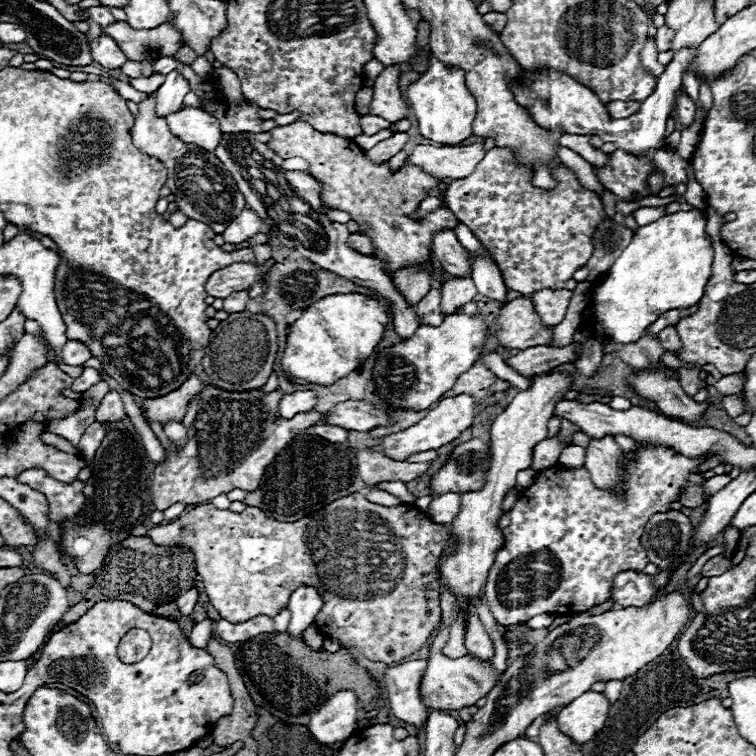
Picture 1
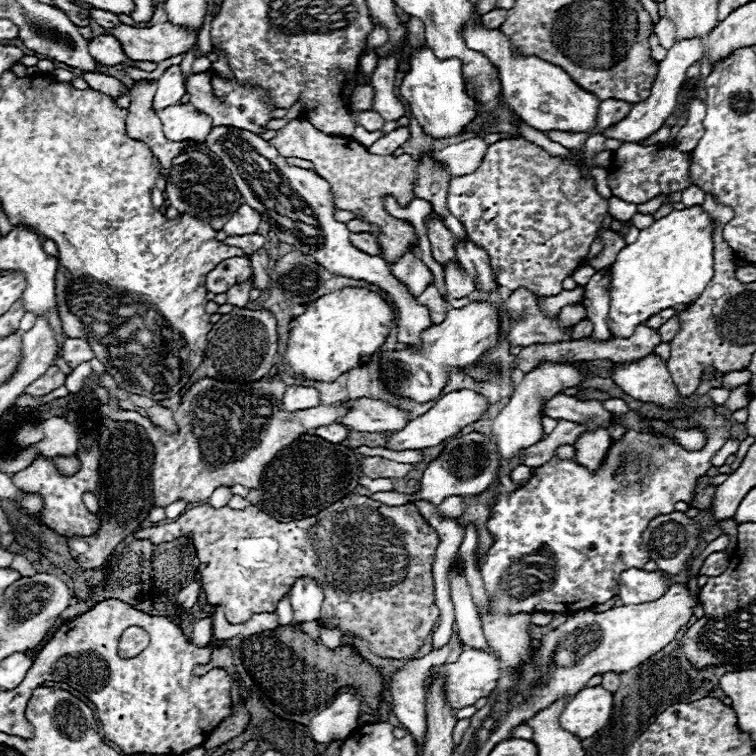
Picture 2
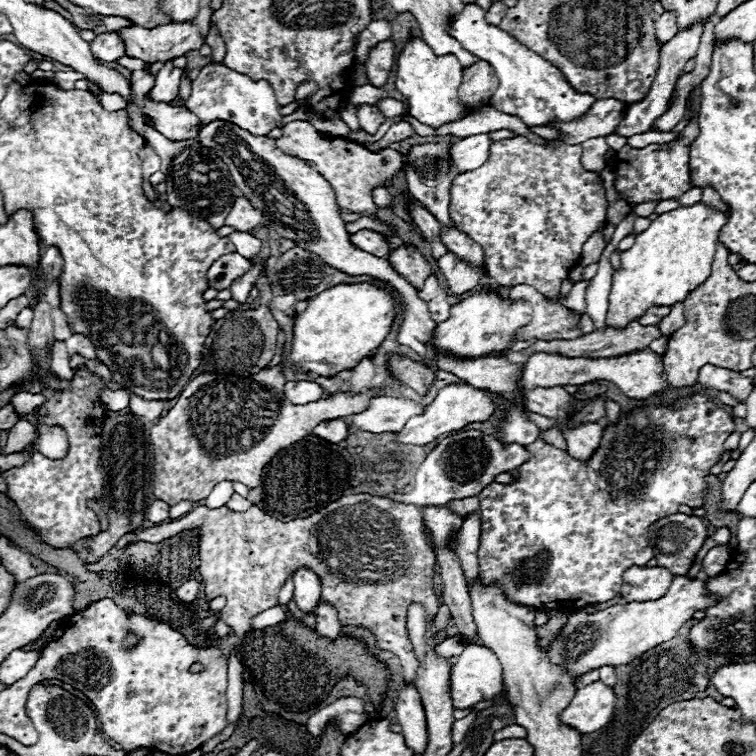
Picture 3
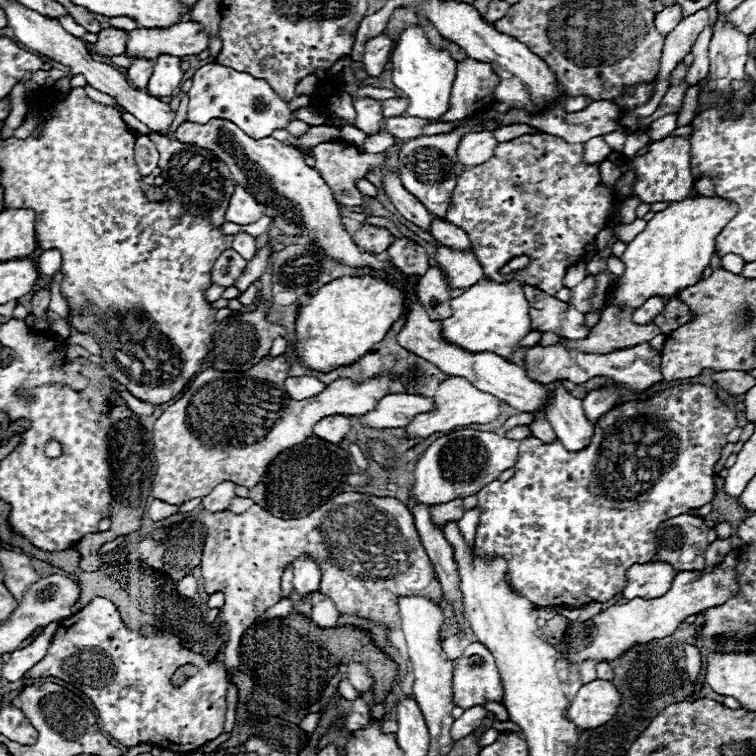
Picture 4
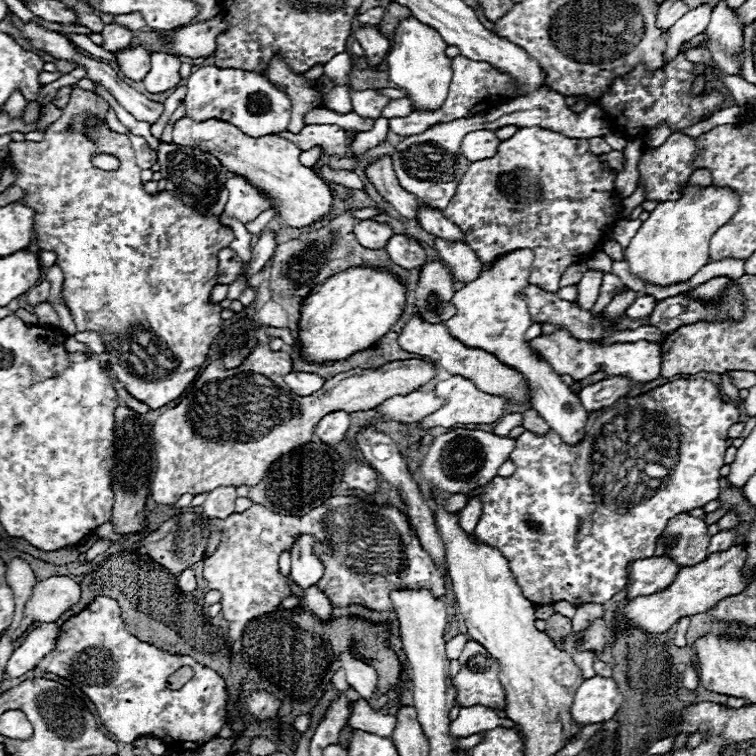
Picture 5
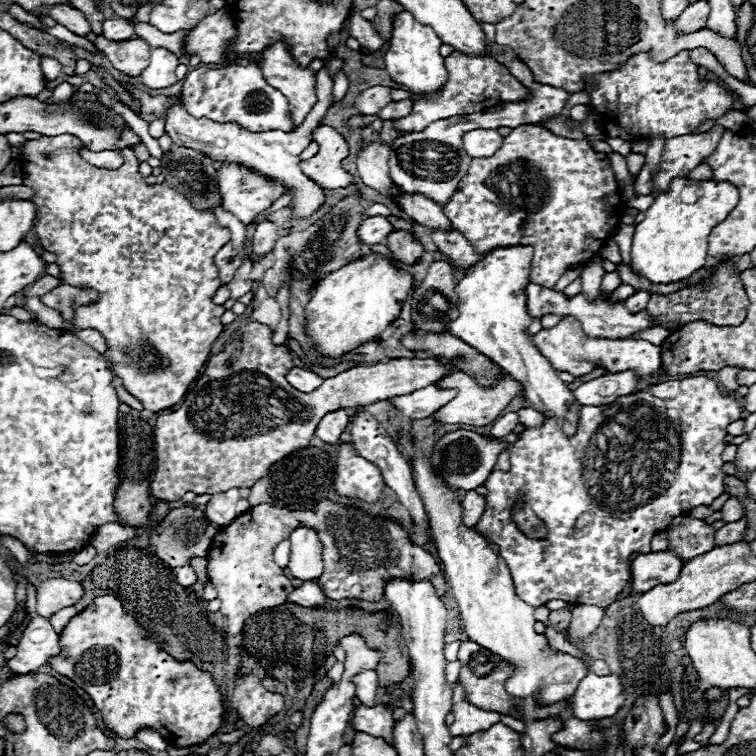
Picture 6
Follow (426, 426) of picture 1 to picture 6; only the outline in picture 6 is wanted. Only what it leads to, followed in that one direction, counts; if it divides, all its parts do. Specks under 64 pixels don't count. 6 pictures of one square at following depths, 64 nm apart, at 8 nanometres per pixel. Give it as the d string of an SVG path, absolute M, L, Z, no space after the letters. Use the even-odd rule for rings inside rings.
M454 372L446 378L442 378L438 384L438 388L444 388L444 390L452 390L456 388L458 394L454 396L454 400L450 400L444 408L440 408L436 414L434 414L434 420L440 422L440 424L472 424L472 426L486 426L486 424L492 424L500 414L502 410L508 406L508 402L520 394L522 386L520 382L516 380L502 380L494 390L484 390L480 388L468 374L464 372Z

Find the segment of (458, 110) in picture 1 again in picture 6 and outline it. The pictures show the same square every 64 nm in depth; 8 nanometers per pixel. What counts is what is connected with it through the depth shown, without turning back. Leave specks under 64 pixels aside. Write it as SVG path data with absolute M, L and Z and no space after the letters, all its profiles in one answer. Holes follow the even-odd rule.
M404 10L394 18L390 46L384 54L384 68L394 82L406 86L406 90L412 92L414 96L438 94L448 80L444 56L440 56L440 46L442 46L442 40L436 36L436 32L426 24L420 24L410 12Z

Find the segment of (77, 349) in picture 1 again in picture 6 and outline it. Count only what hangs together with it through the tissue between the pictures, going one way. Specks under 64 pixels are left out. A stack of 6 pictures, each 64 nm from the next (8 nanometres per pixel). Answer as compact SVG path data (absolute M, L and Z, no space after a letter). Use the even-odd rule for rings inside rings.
M78 330L76 334L82 342L92 346L96 352L100 352L100 354L106 352L106 342L104 342L104 336L100 332L96 332L96 330Z

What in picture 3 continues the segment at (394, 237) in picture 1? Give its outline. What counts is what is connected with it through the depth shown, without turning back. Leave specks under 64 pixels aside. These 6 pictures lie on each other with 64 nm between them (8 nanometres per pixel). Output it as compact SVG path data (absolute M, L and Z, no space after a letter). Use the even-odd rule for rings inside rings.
M306 120L288 122L282 128L282 132L284 134L276 140L276 146L290 156L298 156L298 158L312 162L314 168L330 182L330 186L336 194L336 204L354 214L376 218L378 206L374 204L372 190L378 186L386 186L386 182L394 184L394 176L400 170L406 170L406 166L408 166L406 156L396 150L388 148L388 150L376 154L348 138L332 138L332 136L326 138L326 136L320 136L320 132Z

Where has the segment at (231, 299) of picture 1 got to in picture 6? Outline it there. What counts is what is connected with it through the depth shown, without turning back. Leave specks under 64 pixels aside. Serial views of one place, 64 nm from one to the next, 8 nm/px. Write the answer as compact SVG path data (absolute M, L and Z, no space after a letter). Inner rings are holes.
M270 220L262 222L256 226L256 232L254 232L254 238L252 238L252 246L254 246L254 256L266 256L274 244L278 240L278 226L272 224Z

